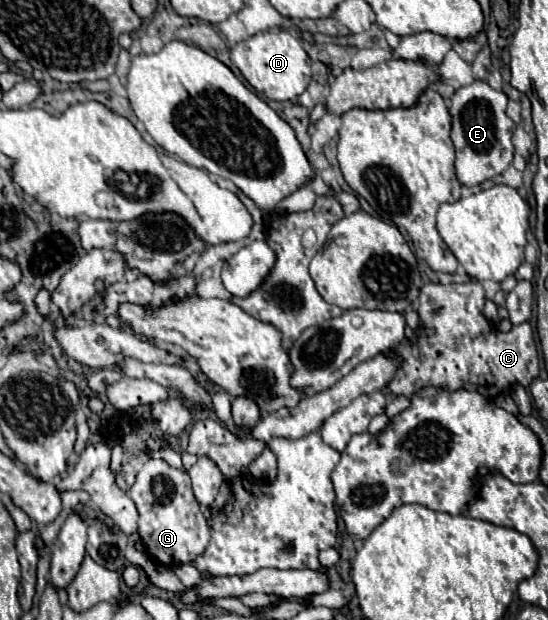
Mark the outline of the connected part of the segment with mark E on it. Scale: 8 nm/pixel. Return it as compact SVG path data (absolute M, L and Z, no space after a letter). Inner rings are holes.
M475 80L469 86L459 88L453 98L451 98L451 116L453 116L453 130L451 130L451 140L455 144L455 170L457 178L461 180L463 186L475 186L481 184L483 180L495 178L503 174L509 164L513 162L513 132L517 124L507 118L505 114L507 108L507 96L499 90L489 88L483 80Z

